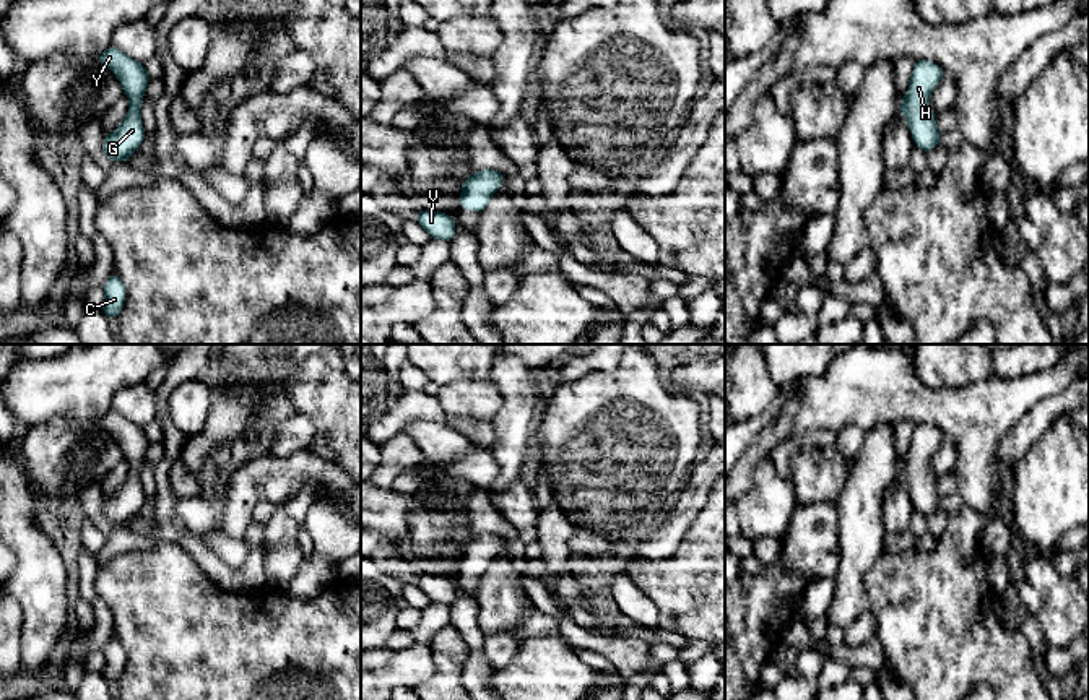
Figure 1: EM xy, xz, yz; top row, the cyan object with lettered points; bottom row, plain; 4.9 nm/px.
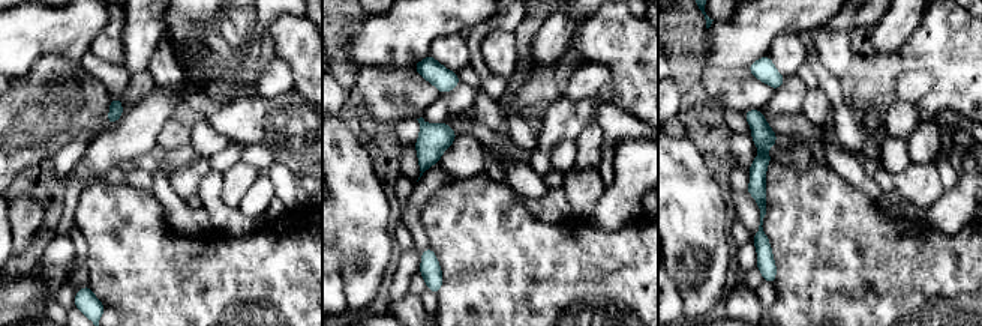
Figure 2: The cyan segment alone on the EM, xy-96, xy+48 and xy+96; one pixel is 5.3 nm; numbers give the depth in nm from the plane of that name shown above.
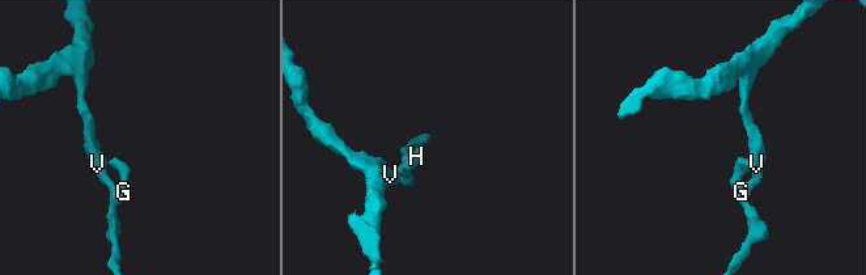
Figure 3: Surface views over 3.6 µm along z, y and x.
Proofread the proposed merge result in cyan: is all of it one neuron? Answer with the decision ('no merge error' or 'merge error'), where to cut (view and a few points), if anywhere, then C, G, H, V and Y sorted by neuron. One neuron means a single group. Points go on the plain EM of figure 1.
no merge error; cut none; groups C G H V Y

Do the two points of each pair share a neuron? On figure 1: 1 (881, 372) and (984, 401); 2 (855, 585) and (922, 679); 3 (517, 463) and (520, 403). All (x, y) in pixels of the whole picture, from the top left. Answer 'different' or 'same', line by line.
1: same
2: different
3: same

